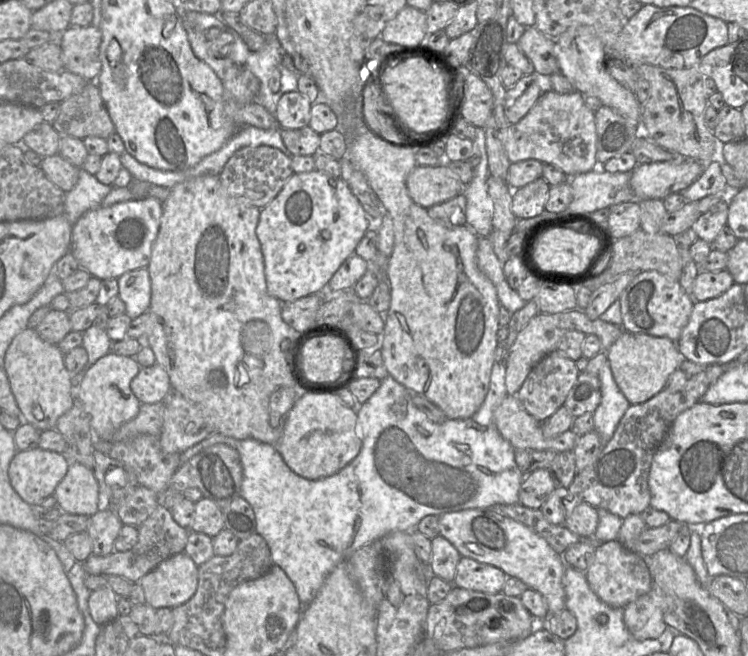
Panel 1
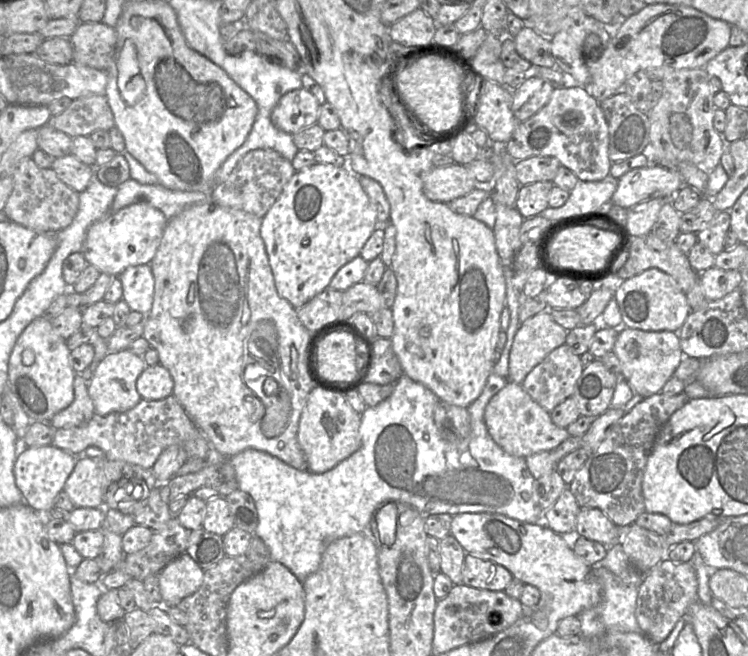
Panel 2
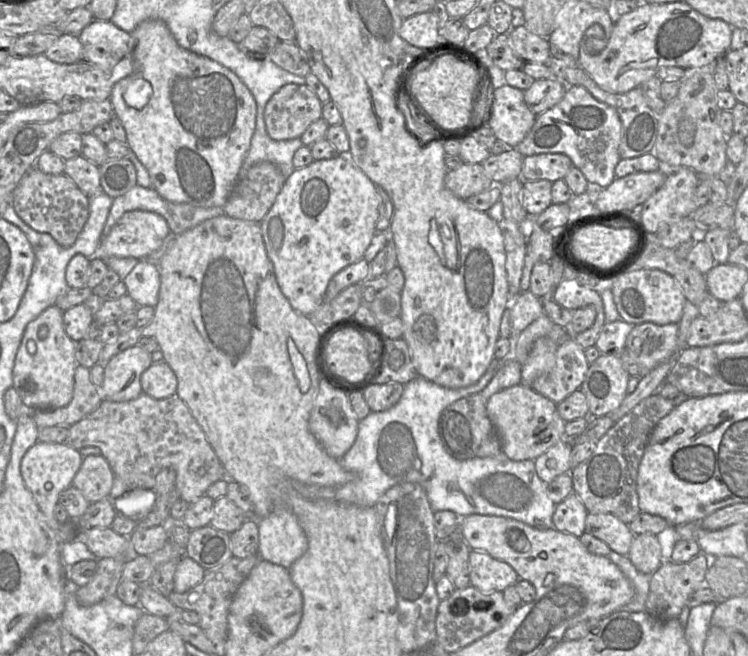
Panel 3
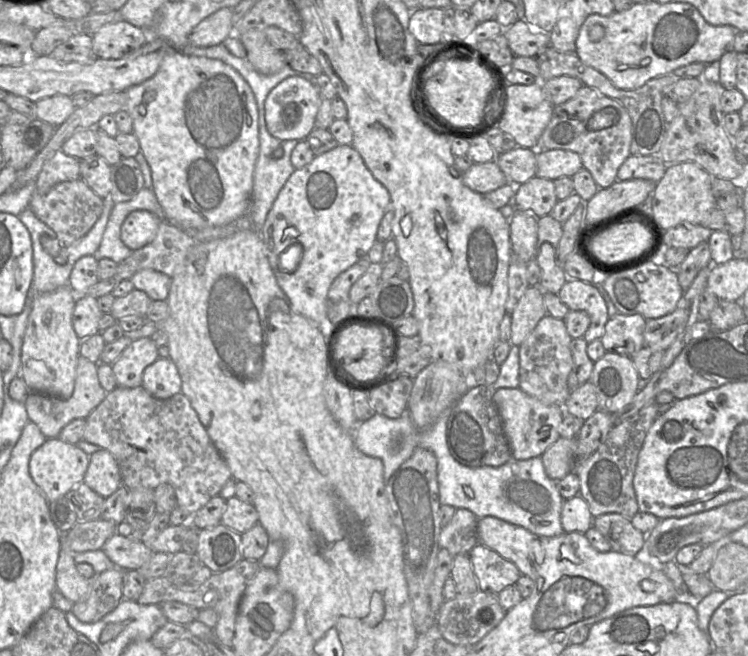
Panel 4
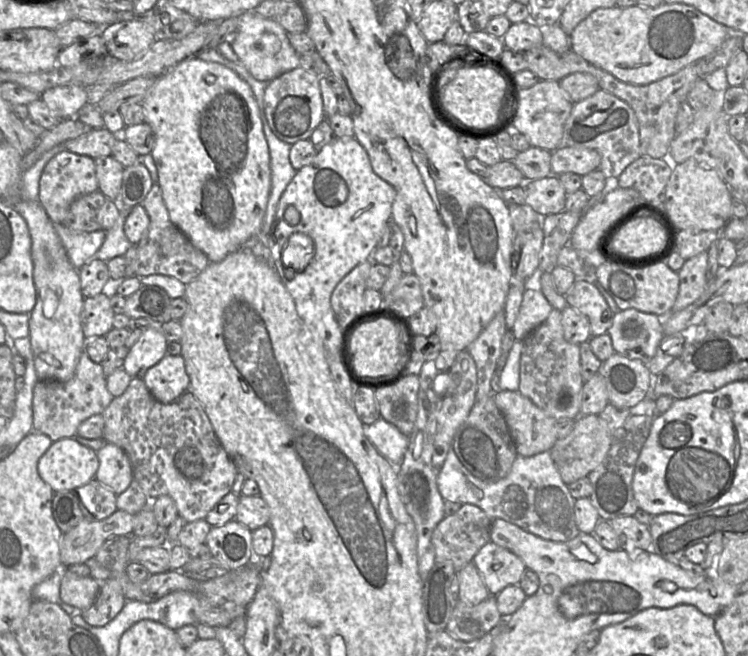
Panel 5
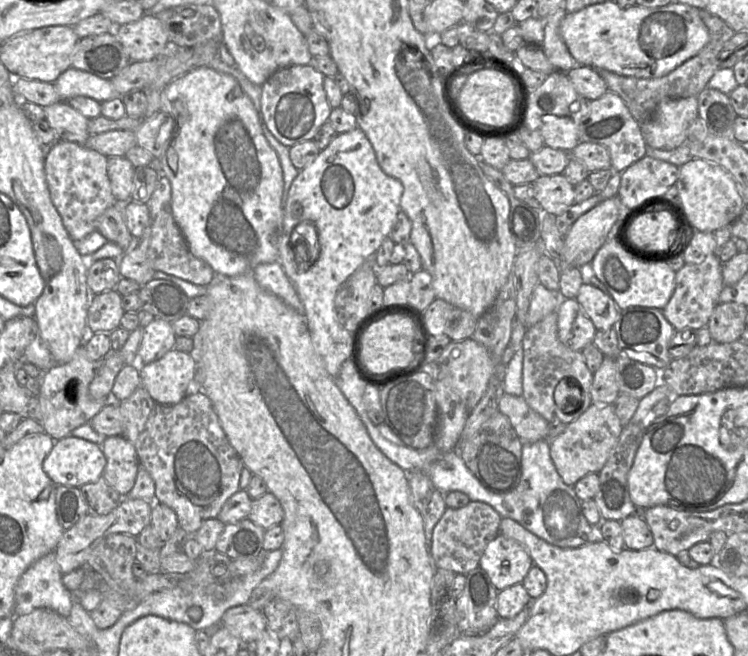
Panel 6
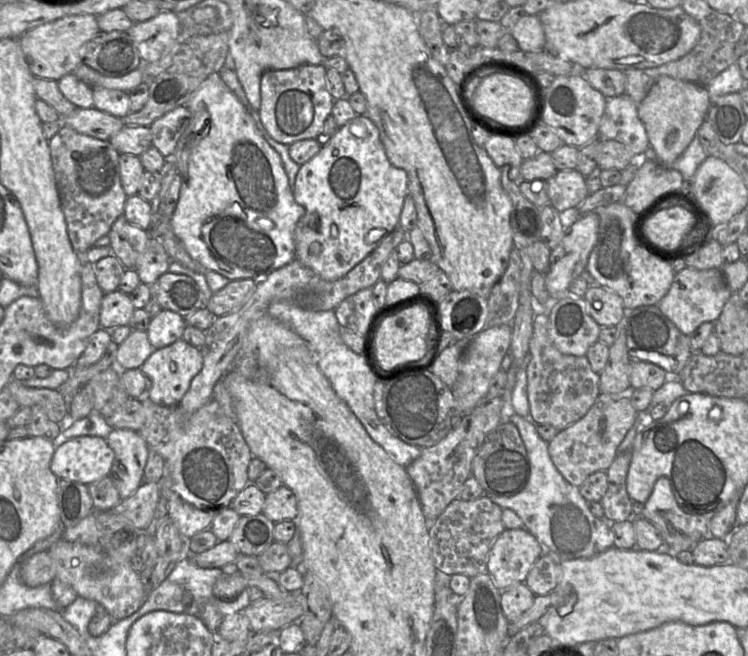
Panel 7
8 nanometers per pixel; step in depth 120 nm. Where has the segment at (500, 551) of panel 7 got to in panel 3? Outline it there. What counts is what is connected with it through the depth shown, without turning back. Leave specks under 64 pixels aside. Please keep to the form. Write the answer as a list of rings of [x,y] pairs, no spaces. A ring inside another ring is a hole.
[[[470,550],[470,585],[482,592],[503,592],[518,582],[516,571],[484,551]]]

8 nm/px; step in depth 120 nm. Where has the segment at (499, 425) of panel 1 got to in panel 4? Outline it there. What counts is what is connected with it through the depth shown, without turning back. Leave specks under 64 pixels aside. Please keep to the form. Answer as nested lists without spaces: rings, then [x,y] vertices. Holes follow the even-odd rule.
[[[501,388],[493,391],[493,402],[503,423],[511,456],[517,460],[528,460],[541,455],[559,438],[559,427],[566,414],[563,406],[545,404],[518,388]]]

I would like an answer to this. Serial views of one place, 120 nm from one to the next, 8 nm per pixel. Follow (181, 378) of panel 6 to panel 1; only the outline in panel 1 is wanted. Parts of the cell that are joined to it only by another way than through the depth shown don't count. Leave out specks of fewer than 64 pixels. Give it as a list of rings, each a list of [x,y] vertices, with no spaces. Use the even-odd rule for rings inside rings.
[[[156,363],[150,367],[140,367],[130,387],[141,404],[161,402],[172,389],[167,372]]]

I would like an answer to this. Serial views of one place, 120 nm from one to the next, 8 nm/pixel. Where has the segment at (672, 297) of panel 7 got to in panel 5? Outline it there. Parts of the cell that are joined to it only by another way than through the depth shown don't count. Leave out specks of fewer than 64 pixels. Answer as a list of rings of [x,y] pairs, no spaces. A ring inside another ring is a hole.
[[[708,250],[686,260],[678,271],[679,290],[672,312],[678,312],[695,302],[705,291],[707,277]]]

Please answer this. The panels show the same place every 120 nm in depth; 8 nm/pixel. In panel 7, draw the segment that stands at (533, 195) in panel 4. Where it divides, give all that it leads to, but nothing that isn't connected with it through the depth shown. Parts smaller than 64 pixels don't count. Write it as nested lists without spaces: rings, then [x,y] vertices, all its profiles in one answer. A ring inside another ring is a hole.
[[[576,169],[557,171],[547,180],[549,204],[557,212],[577,207],[589,196],[585,180]]]

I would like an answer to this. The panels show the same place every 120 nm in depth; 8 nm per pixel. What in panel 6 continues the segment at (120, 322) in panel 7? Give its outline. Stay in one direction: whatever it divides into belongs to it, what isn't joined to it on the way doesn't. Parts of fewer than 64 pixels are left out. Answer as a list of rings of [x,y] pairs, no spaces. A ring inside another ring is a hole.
[[[116,290],[93,295],[87,311],[87,333],[111,333],[120,327],[125,311],[121,303],[122,295]]]

